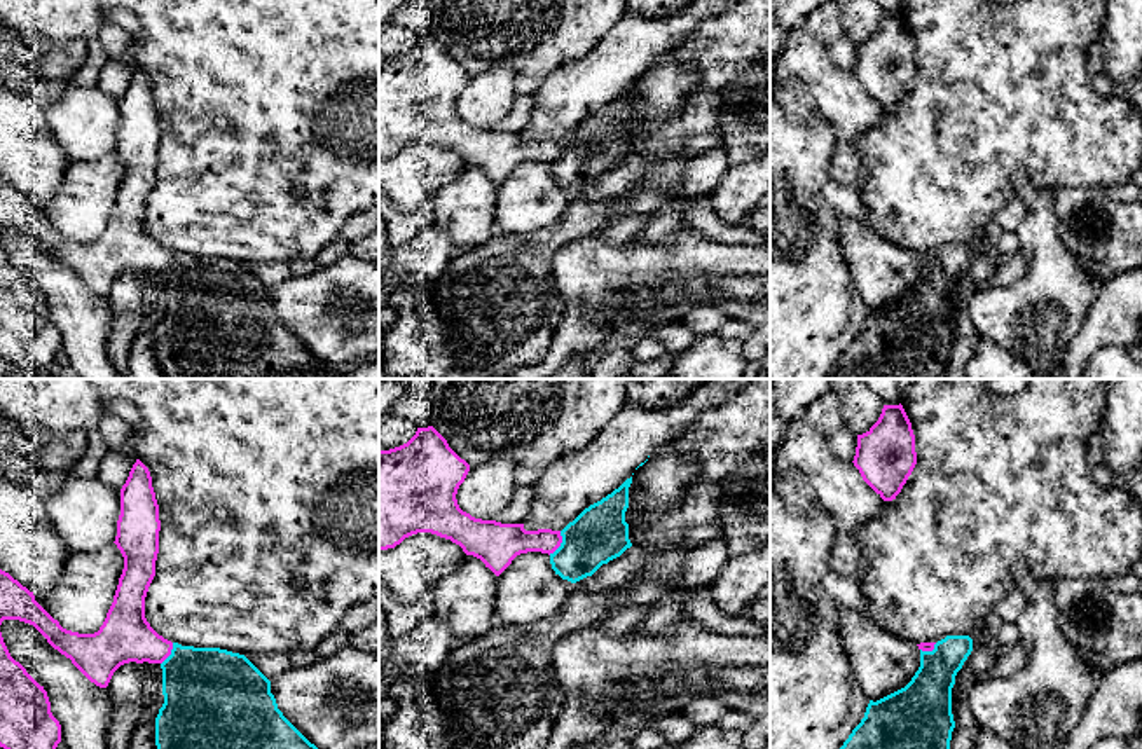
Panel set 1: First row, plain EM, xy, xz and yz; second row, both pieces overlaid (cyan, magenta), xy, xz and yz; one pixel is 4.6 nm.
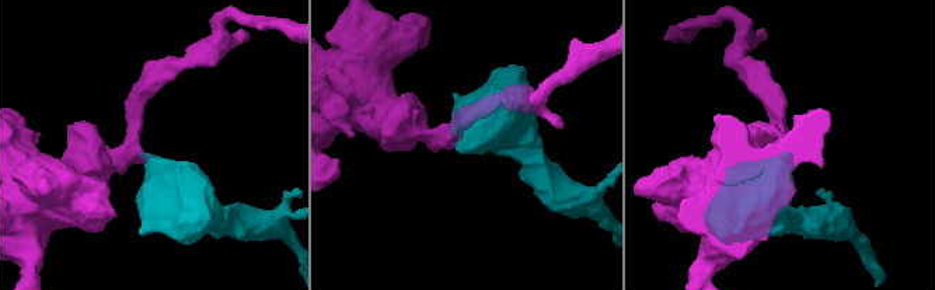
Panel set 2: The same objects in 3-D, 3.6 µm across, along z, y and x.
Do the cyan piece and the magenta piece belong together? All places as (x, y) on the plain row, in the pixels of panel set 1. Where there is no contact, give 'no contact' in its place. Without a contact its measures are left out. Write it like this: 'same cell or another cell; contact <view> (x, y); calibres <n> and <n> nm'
another cell; contact xz (561, 152); calibres 260 and 160 nm

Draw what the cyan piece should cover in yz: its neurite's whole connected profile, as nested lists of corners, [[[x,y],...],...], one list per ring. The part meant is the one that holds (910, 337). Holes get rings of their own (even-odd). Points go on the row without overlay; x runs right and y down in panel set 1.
[[[946,244],[932,260],[920,258],[920,276],[912,290],[877,311],[870,309],[864,326],[838,358],[829,379],[941,379],[955,337],[952,297],[971,260],[969,244]]]

